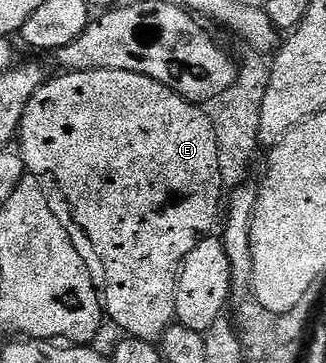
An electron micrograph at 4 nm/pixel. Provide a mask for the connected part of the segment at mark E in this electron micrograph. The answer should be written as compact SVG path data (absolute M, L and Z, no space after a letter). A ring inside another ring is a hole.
M90 69L80 73L64 72L63 77L44 80L43 86L29 99L29 107L25 107L23 121L17 134L18 148L23 151L28 174L40 179L53 177L59 189L71 207L71 217L87 232L87 241L95 248L99 261L103 264L103 277L107 280L107 289L102 290L101 300L111 321L120 329L120 334L136 337L142 341L158 342L165 331L175 321L175 288L179 278L179 269L183 260L197 247L199 238L212 232L215 220L221 217L221 202L225 197L225 186L219 174L219 155L217 135L208 114L194 101L186 101L169 87L149 79L145 75L137 75L133 71L109 71L108 69Z

